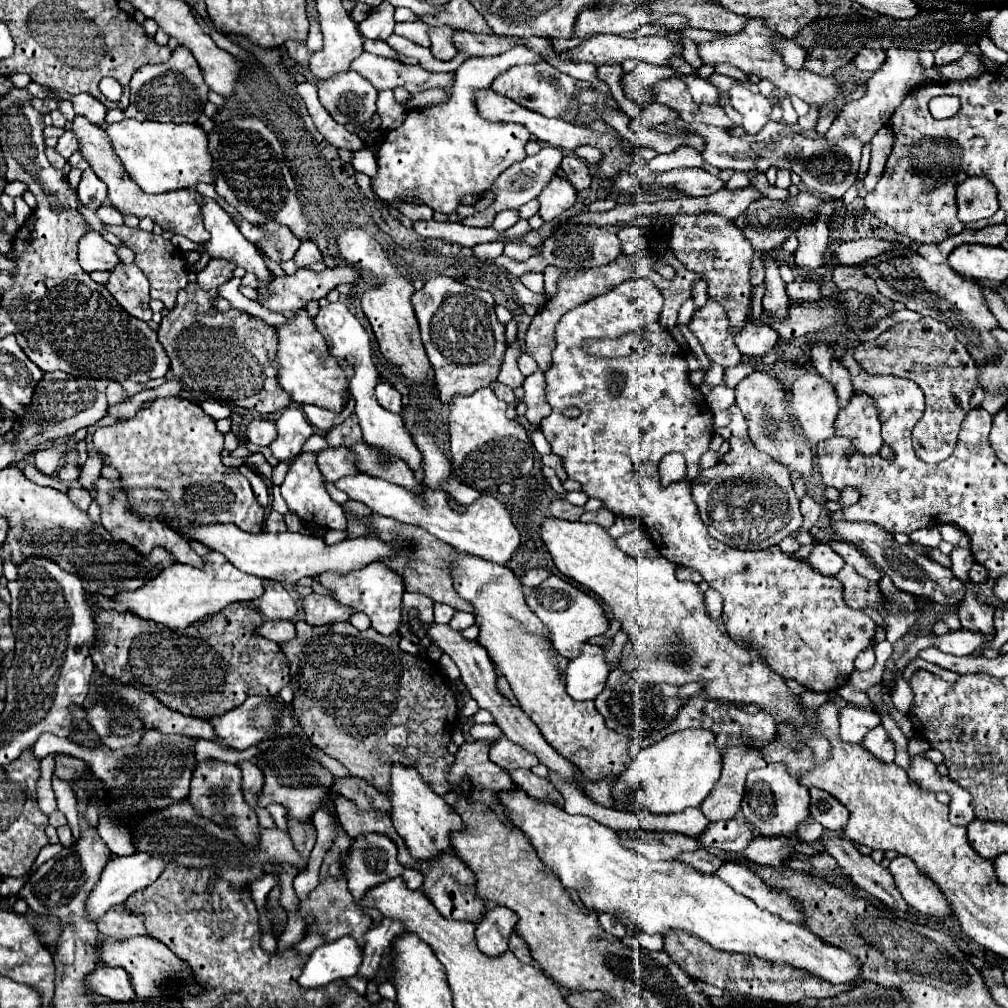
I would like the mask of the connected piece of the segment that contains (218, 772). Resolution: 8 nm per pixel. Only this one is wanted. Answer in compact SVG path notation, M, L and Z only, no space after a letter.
M201 761L197 763L197 769L191 779L191 795L189 803L195 807L195 813L203 815L205 819L215 819L215 823L221 823L223 819L231 819L235 823L235 831L239 831L239 837L243 843L251 843L255 847L255 839L259 839L259 821L255 811L247 807L241 793L241 771L233 763L223 761Z

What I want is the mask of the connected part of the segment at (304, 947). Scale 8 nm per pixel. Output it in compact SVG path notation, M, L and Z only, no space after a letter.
M309 931L309 935L303 939L303 941L299 941L295 947L297 947L297 951L301 951L301 953L311 953L315 947L321 947L321 945L325 945L327 941L323 939L323 935L315 935L315 931Z

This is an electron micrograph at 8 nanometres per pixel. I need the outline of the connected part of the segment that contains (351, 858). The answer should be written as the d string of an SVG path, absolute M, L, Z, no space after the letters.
M371 833L371 835L359 835L353 839L349 853L341 859L341 869L345 873L347 879L347 887L353 893L353 897L357 897L357 901L363 899L365 891L369 887L375 887L387 879L394 877L403 877L405 885L409 889L421 889L423 885L423 875L417 869L405 868L397 860L398 849L396 844L387 836Z

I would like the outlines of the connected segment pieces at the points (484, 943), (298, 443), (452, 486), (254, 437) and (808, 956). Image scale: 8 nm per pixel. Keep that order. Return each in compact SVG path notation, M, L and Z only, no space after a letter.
M491 905L485 913L485 917L477 923L477 943L479 949L485 955L503 955L503 951L509 951L509 937L515 933L517 915L499 905Z
M289 407L277 419L277 439L271 443L271 451L275 459L285 461L301 453L305 441L315 433L313 425L305 419L303 411L297 407Z
M443 481L441 487L445 491L449 491L461 505L469 505L471 501L475 501L479 497L479 491L471 489L471 487L465 487L463 483L449 483L449 481Z
M253 421L247 427L247 439L261 447L267 447L275 439L275 435L277 435L277 431L271 421Z
M517 787L511 791L501 791L499 801L503 803L507 811L507 819L511 819L515 825L523 829L523 833L531 839L533 847L537 849L539 857L547 867L551 867L561 883L567 889L573 889L579 893L581 901L587 907L593 907L597 911L617 911L621 917L629 919L633 925L641 927L645 933L663 935L669 927L675 929L687 929L695 933L699 939L707 941L715 949L731 951L731 953L755 953L761 959L773 961L773 963L789 963L799 969L807 969L813 975L819 975L827 979L829 983L851 983L859 979L859 959L845 953L843 949L825 945L817 935L813 935L807 927L799 927L797 923L787 923L785 919L779 919L779 915L771 915L769 911L759 909L751 899L733 891L725 881L713 875L705 875L697 871L695 867L681 863L681 861L659 861L653 863L635 851L623 847L615 835L613 829L597 823L591 817L585 815L569 815L561 807L553 803L543 803L539 799L531 799L529 795L523 795Z

